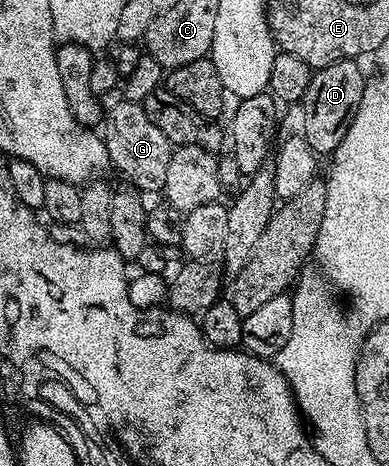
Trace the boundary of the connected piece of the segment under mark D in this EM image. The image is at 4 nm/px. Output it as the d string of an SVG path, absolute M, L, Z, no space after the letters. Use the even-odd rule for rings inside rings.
M356 59L330 63L330 67L313 72L312 82L302 102L304 129L302 135L317 155L331 155L342 143L350 123L356 118L364 98L366 76L360 70L361 62Z

